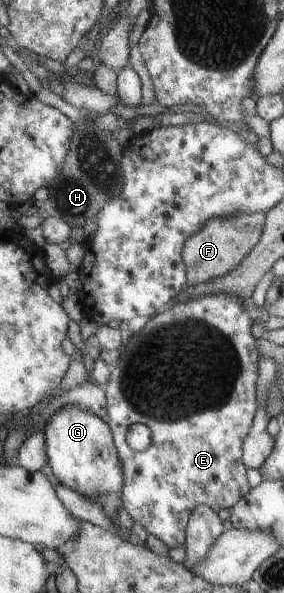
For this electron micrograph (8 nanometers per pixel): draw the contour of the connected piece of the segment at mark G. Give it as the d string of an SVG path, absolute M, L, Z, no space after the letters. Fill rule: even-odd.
M61 406L50 415L42 432L46 463L59 483L90 502L96 501L96 497L103 494L115 494L120 497L122 471L106 422L82 407Z

